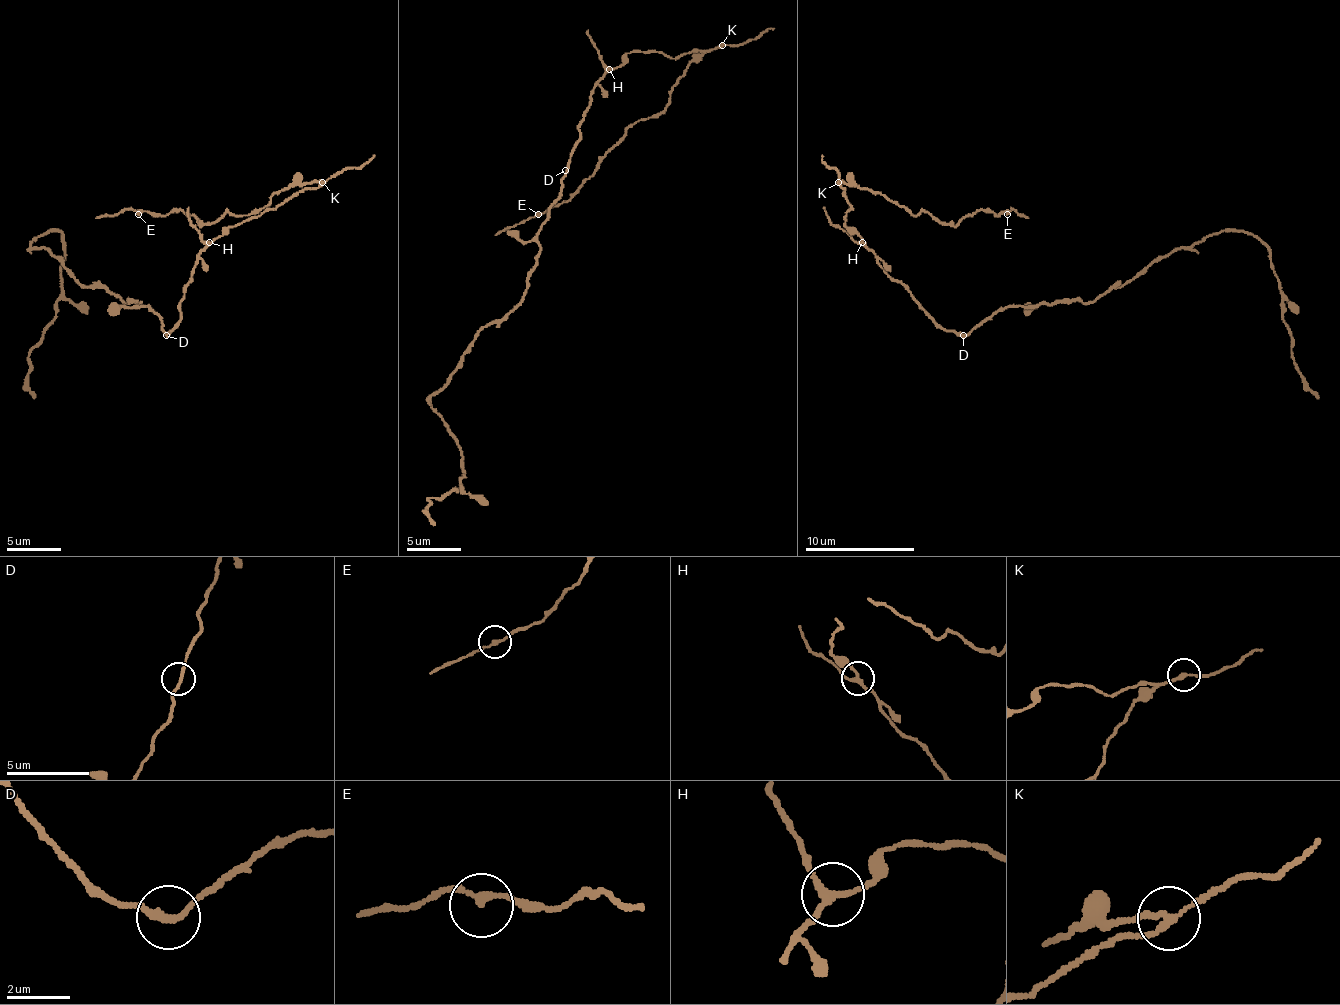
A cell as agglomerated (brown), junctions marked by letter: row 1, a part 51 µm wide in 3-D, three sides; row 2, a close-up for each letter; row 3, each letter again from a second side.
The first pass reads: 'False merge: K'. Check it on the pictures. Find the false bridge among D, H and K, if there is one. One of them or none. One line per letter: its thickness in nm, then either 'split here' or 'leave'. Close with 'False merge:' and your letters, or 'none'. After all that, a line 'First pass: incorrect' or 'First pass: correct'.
D: calibre 200 nm; leave
H: calibre 200 nm; leave
K: calibre 160 nm; split here
False merge: K
First pass: correct

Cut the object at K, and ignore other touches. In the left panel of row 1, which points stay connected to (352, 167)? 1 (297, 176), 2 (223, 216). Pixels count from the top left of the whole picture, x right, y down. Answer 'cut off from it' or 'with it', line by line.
1: cut off from it
2: cut off from it

